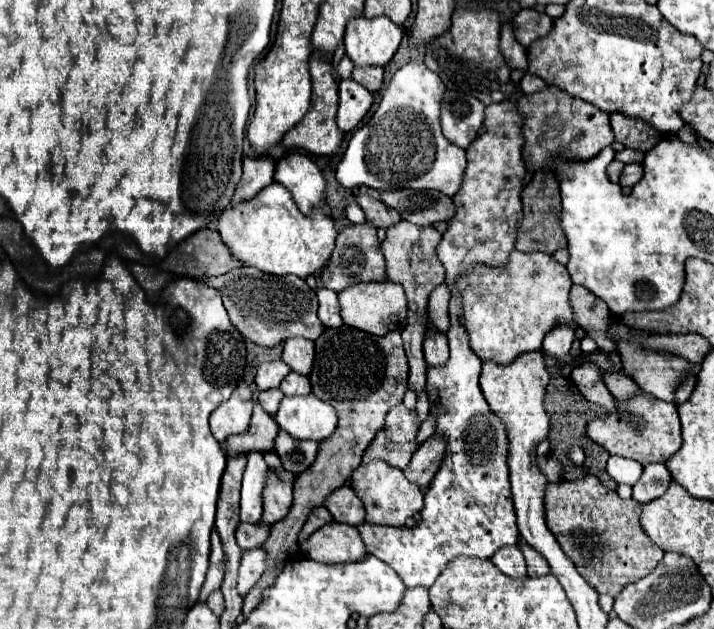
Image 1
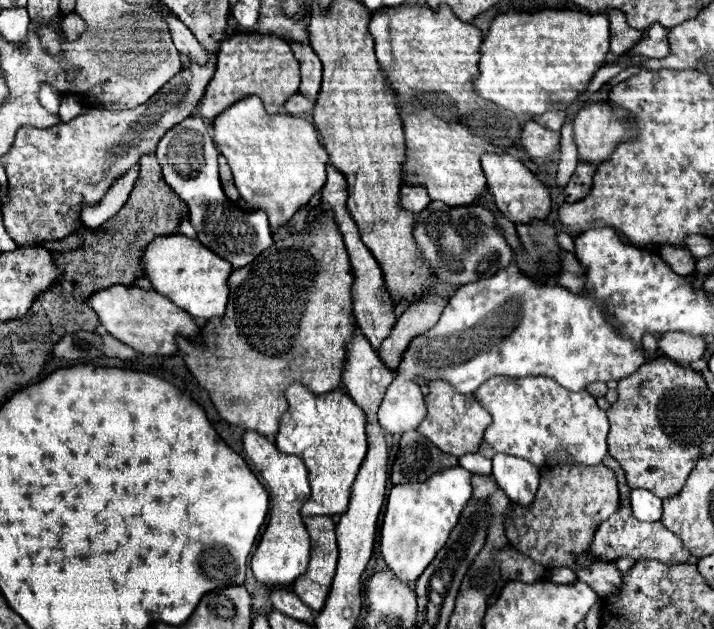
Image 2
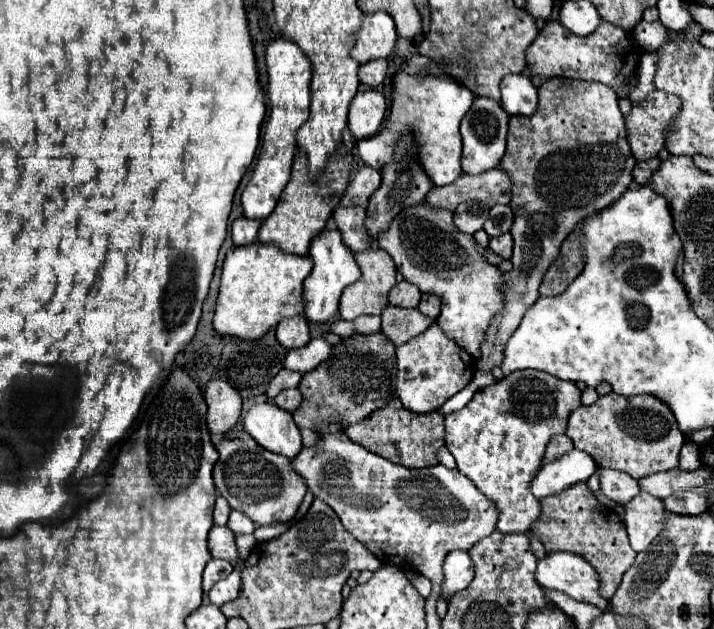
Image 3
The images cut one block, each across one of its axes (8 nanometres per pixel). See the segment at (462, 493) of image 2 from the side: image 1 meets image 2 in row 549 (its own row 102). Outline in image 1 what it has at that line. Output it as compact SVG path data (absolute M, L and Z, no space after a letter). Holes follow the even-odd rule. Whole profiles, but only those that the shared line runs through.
M408 62L390 80L370 124L362 126L350 140L336 178L342 186L368 186L376 192L400 188L432 188L454 196L466 170L466 150L444 138L440 128L440 100L446 92L444 82L426 64Z

